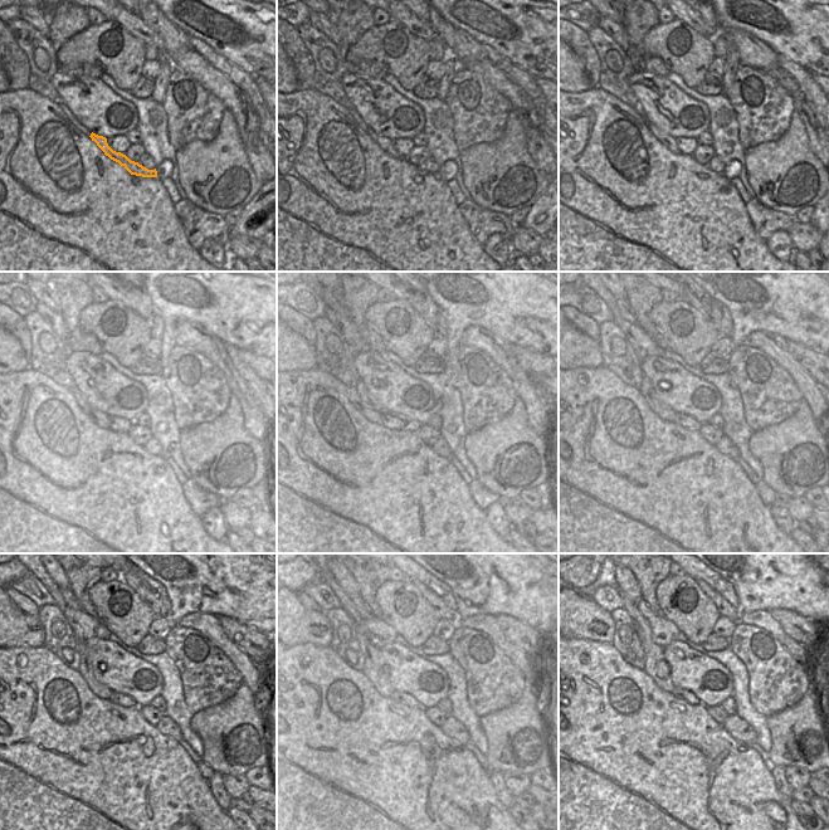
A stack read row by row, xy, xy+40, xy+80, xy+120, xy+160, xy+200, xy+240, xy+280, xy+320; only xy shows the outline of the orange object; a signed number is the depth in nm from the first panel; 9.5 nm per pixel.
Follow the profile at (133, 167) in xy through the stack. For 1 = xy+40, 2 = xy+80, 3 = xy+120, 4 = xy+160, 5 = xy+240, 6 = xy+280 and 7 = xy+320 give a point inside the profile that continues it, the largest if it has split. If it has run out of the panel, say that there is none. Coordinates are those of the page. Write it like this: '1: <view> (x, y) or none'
1: xy+40 (384, 142)
2: xy+80 (668, 141)
3: xy+120 (101, 419)
4: xy+160 (367, 409)
5: xy+240 (86, 670)
6: xy+280 (374, 664)
7: xy+320 (656, 667)

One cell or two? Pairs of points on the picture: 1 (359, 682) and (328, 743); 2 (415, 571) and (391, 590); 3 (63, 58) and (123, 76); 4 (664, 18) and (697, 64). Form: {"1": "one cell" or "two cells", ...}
{"1": "one cell", "2": "two cells", "3": "one cell", "4": "two cells"}

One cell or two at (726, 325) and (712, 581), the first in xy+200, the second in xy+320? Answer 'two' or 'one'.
one

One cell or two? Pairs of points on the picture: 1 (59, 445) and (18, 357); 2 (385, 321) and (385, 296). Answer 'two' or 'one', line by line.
1: two
2: two

